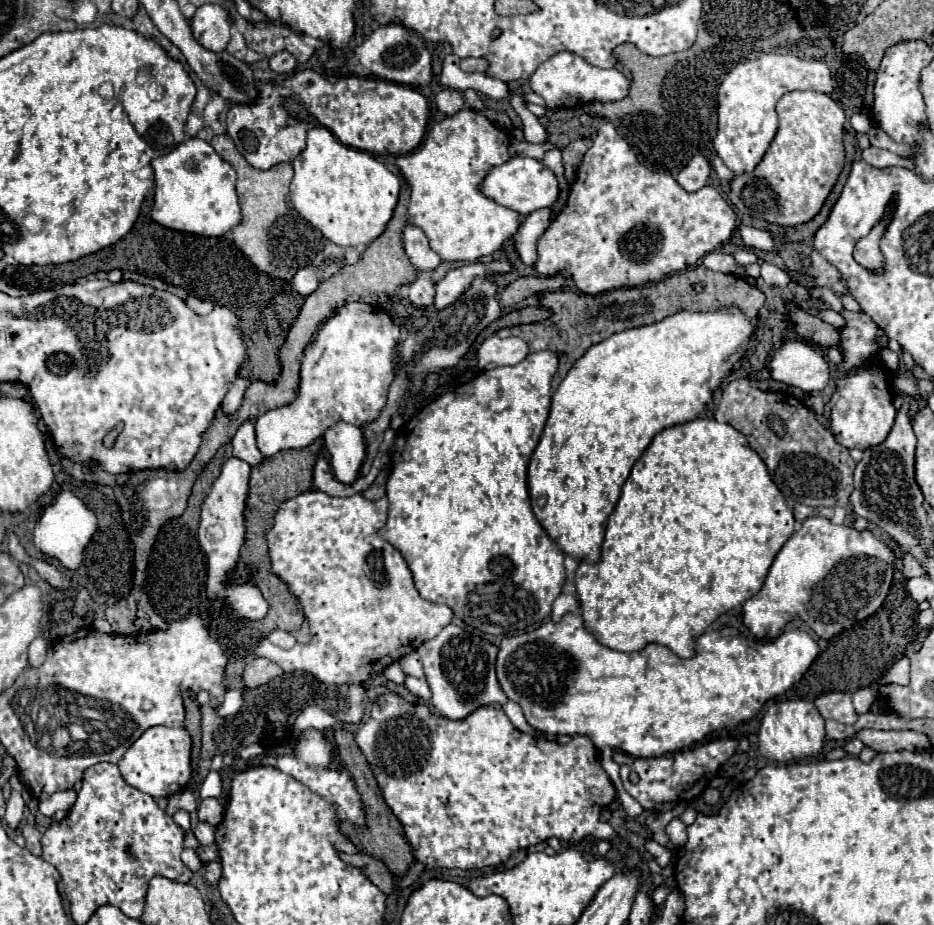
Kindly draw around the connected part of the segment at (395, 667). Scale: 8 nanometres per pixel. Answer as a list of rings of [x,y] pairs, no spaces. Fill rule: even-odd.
[[[394,661],[390,667],[386,667],[384,669],[384,677],[388,679],[388,681],[392,681],[392,683],[396,683],[396,685],[402,685],[404,683],[404,673],[402,673],[402,669],[400,669],[400,665],[398,665],[398,661]]]

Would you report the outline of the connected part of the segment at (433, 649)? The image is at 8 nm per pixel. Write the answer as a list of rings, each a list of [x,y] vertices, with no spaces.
[[[450,623],[434,639],[422,643],[418,653],[432,691],[432,705],[440,715],[448,719],[464,719],[464,715],[470,715],[476,707],[504,705],[508,701],[504,691],[500,691],[494,671],[498,647],[482,641],[478,635]]]

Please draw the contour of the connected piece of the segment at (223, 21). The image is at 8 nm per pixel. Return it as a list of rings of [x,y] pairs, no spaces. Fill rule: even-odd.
[[[202,5],[190,19],[194,39],[208,51],[224,51],[230,41],[230,19],[220,5]]]

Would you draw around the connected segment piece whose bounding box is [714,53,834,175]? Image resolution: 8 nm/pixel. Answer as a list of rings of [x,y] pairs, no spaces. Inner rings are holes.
[[[764,53],[754,61],[736,65],[718,89],[718,133],[714,139],[716,155],[726,163],[734,175],[750,173],[762,161],[770,147],[776,129],[776,101],[794,89],[812,89],[820,93],[834,91],[834,79],[824,61],[802,61],[794,55]]]

